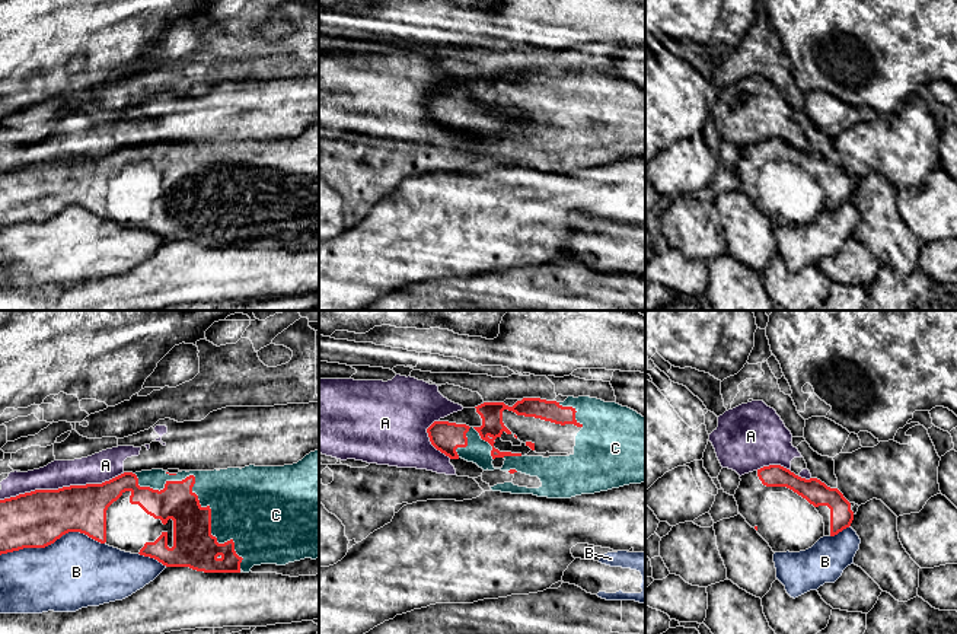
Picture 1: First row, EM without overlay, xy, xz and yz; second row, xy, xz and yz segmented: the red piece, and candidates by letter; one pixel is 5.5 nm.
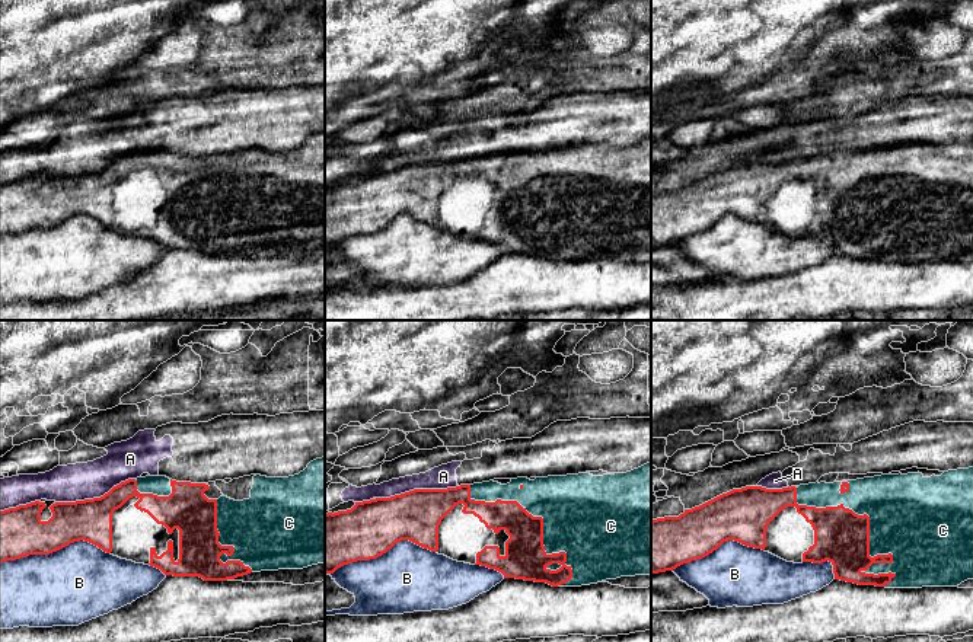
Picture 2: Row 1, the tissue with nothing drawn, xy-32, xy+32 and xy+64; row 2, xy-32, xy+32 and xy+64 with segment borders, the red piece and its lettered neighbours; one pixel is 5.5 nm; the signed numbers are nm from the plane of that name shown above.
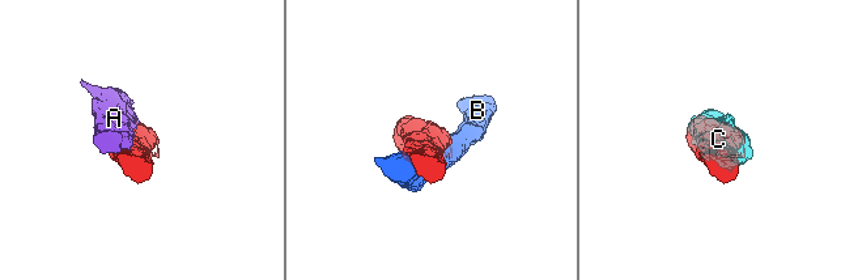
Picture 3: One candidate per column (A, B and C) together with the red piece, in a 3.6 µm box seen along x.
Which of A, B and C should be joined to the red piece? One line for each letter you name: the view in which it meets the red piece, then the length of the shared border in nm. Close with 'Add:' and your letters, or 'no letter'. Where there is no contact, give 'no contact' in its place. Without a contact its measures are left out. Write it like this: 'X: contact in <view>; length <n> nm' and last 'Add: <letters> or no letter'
C: contact in xy; length 800 nm
Add: C

